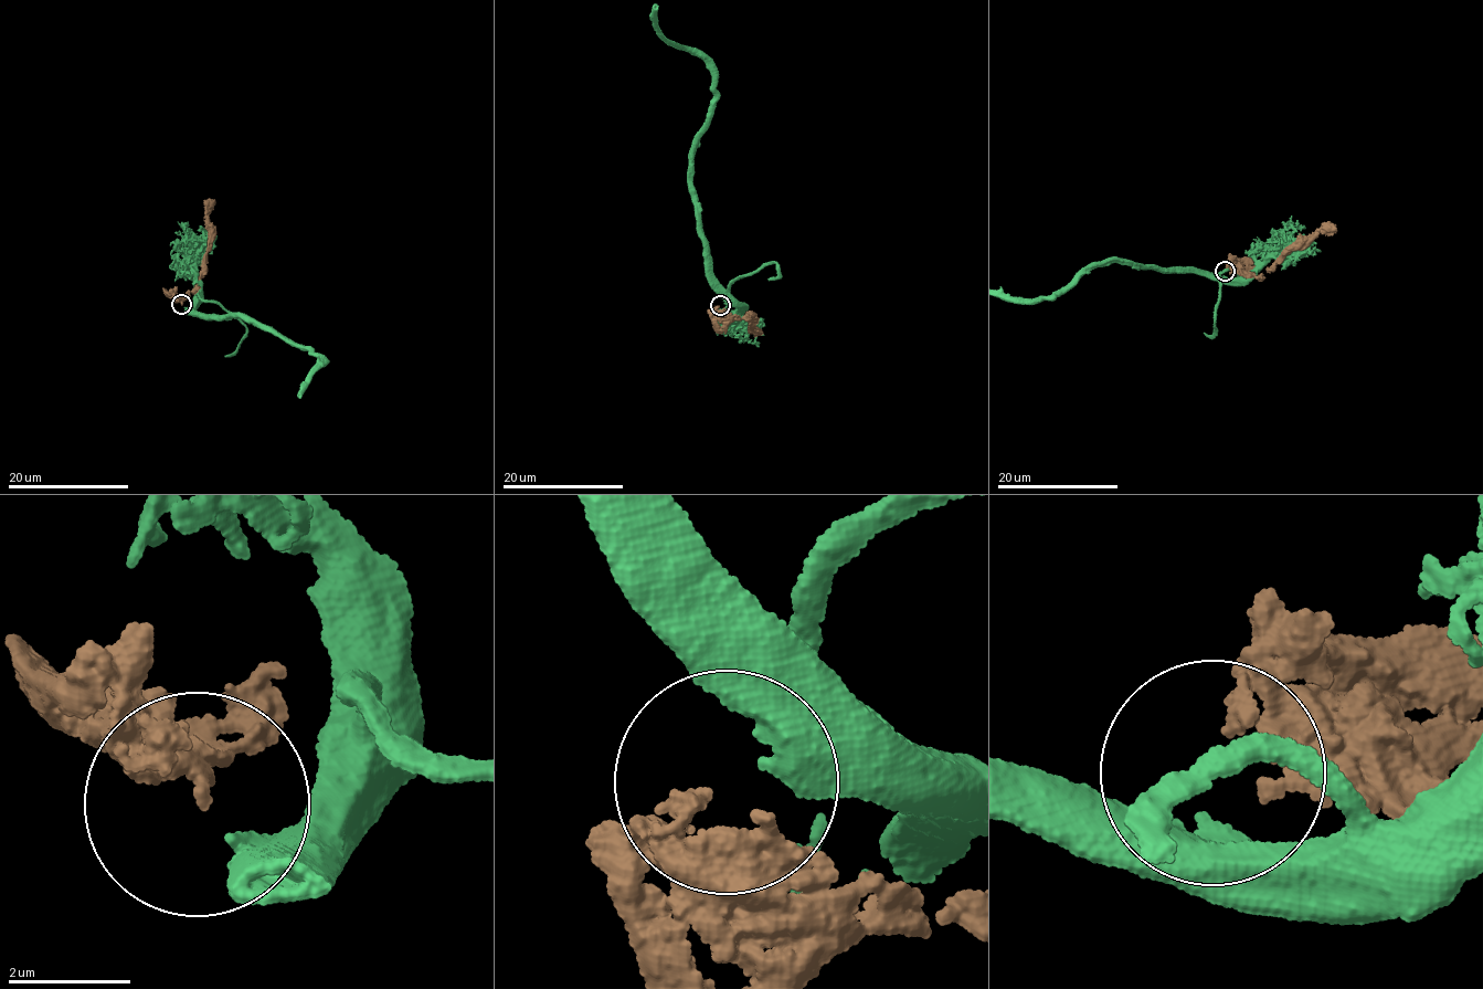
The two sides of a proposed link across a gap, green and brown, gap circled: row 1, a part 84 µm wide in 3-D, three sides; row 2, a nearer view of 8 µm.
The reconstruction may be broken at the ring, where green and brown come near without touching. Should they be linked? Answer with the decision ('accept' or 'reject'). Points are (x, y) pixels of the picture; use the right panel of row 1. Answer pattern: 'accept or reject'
reject

